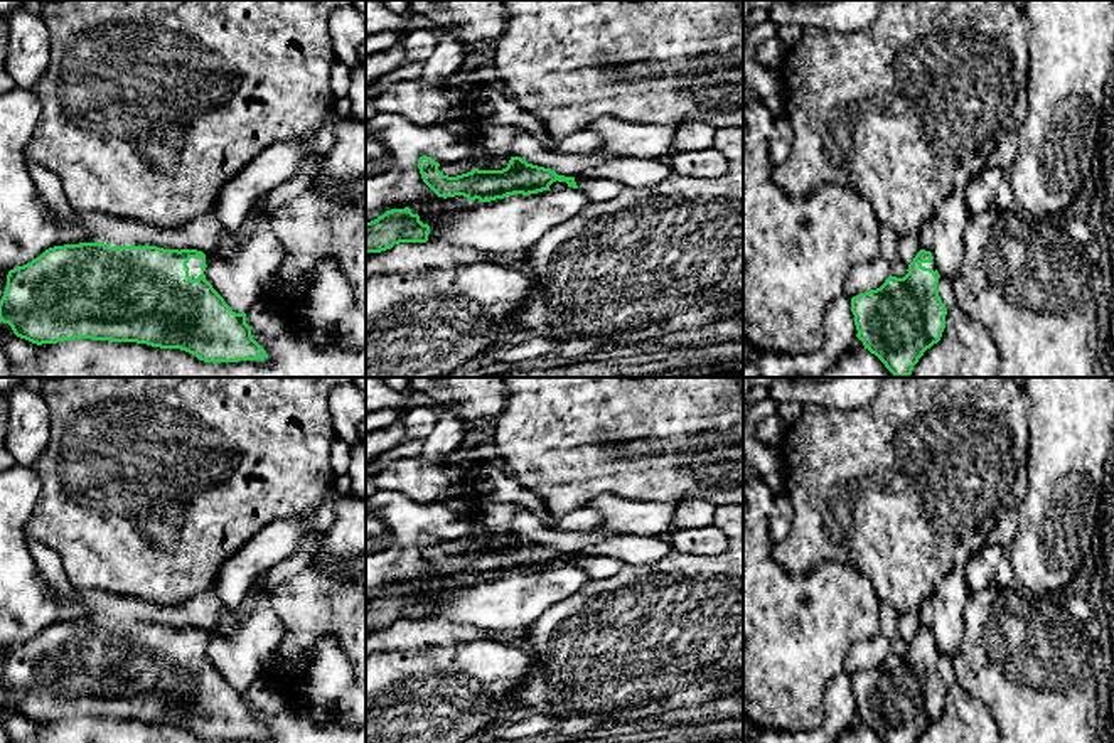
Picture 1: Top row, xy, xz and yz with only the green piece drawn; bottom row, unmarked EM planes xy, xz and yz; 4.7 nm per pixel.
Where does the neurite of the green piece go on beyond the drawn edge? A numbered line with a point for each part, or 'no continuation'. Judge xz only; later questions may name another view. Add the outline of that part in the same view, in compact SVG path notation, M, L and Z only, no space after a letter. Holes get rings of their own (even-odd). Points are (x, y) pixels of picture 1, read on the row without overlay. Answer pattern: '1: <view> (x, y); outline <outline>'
no continuation

